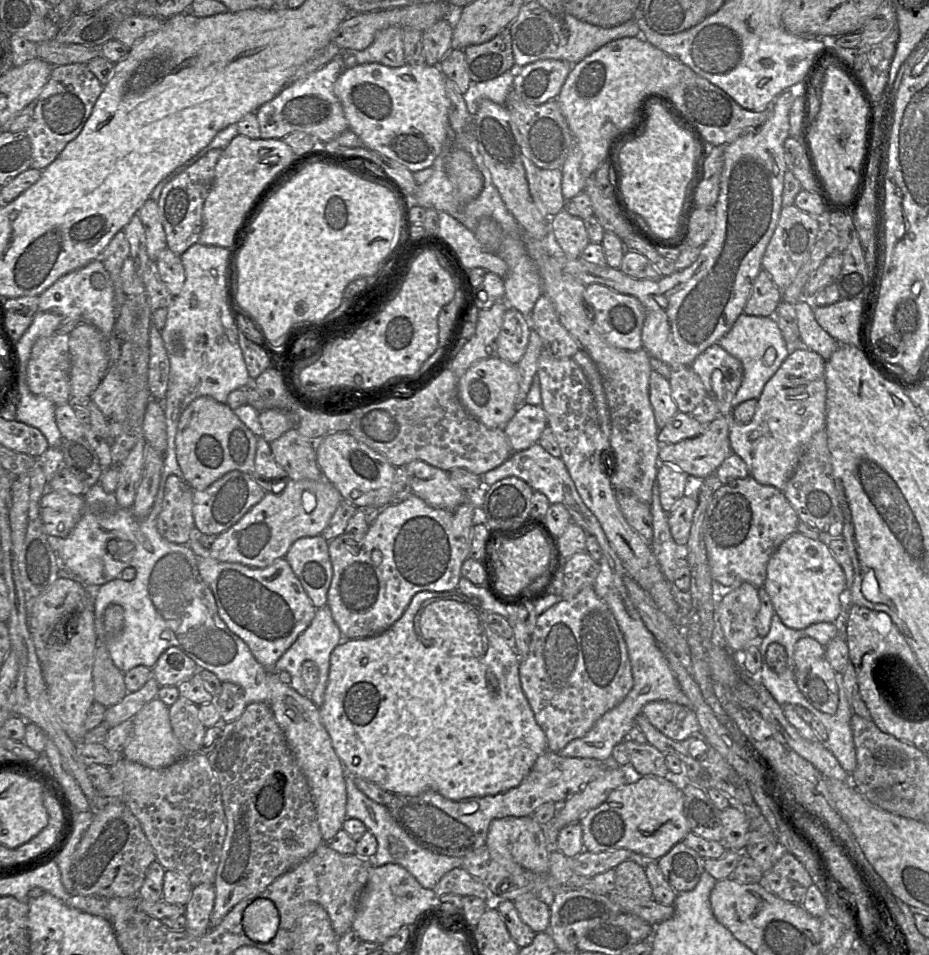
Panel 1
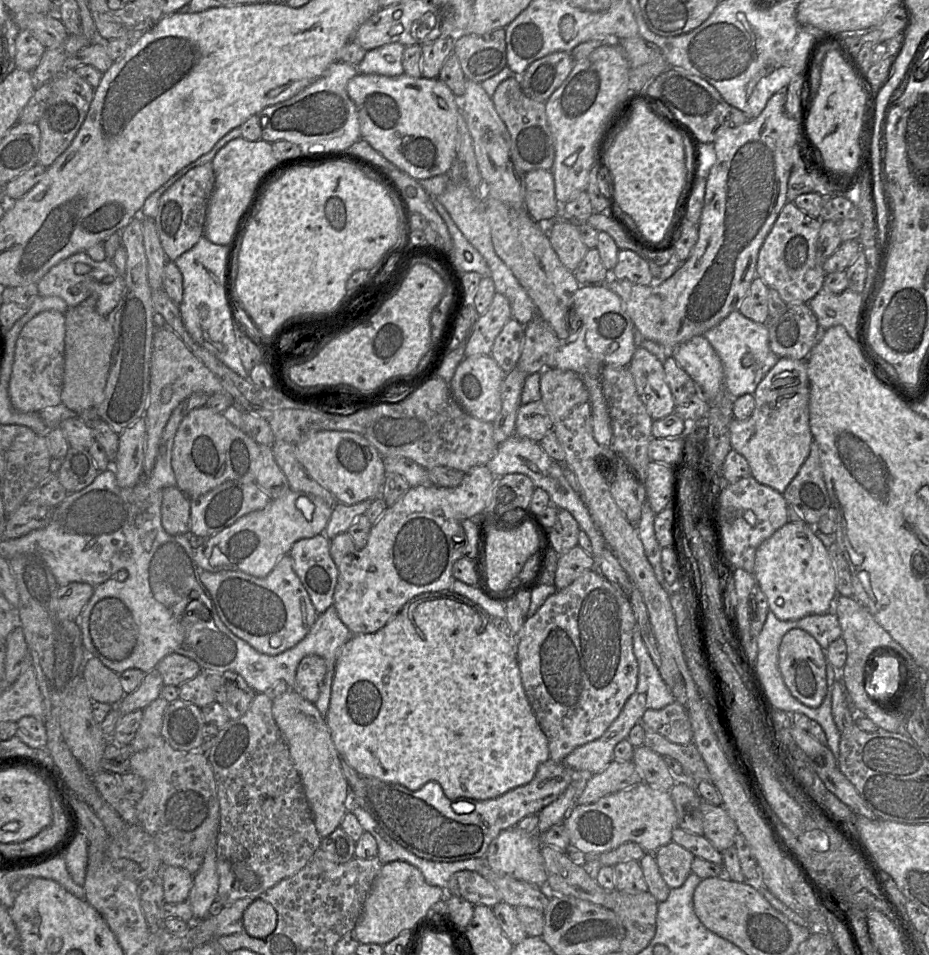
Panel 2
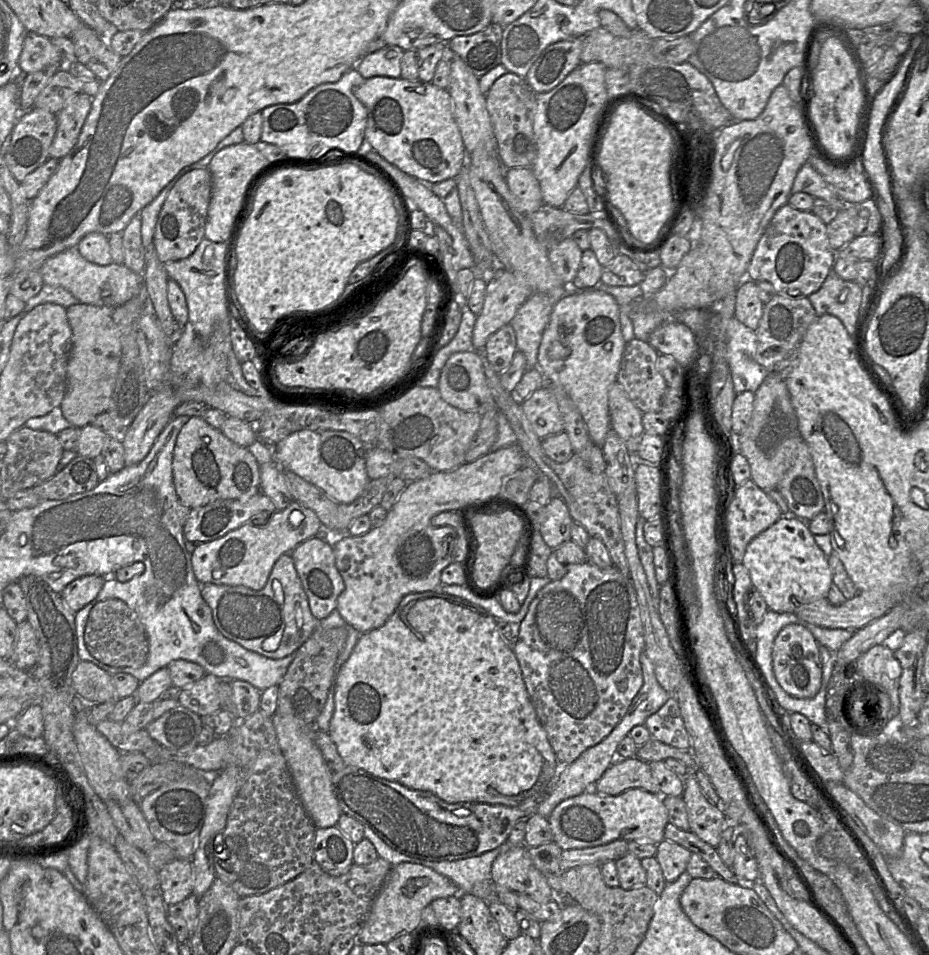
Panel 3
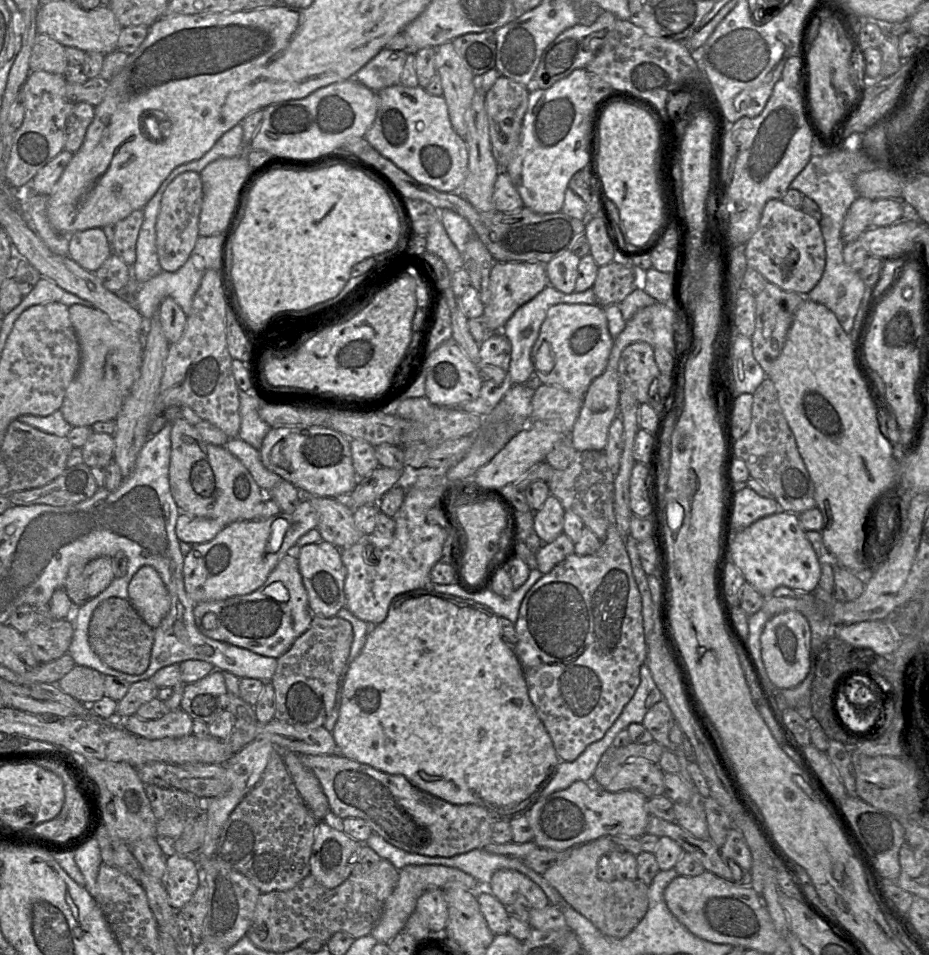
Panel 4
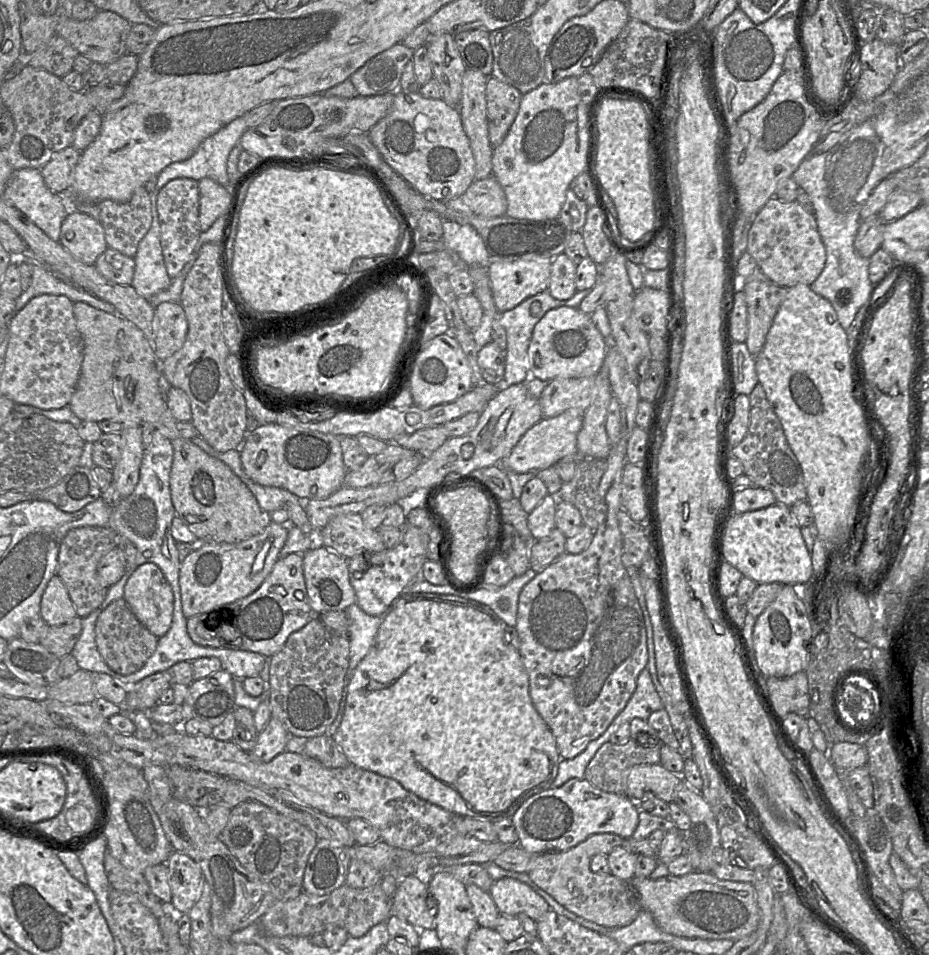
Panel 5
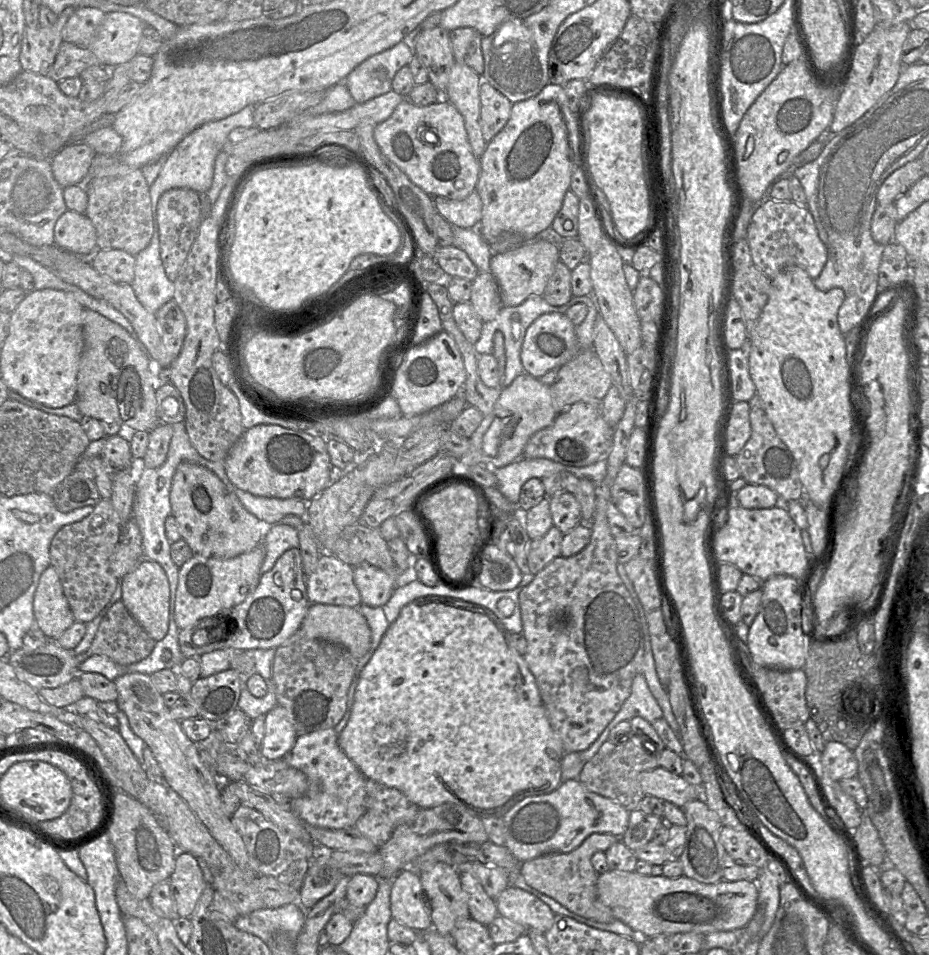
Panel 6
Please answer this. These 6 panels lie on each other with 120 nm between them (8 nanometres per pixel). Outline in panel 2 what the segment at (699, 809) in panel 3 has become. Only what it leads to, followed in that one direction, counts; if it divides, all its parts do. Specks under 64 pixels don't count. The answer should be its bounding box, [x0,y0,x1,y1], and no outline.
[700,799,738,852]

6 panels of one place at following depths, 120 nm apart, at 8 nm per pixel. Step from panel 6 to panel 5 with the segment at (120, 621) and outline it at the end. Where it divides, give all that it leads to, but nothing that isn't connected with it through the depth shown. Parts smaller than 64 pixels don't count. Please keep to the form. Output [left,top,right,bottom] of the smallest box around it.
[95,598,158,675]

